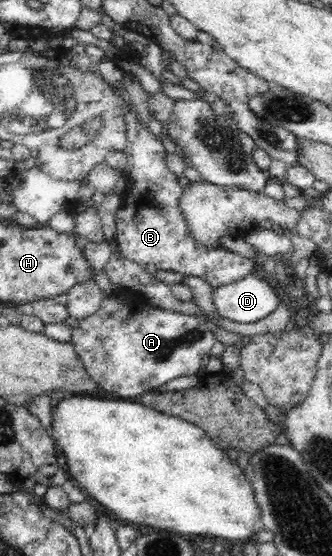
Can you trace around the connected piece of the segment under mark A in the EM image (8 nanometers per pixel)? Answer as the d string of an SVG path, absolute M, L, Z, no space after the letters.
M85 239L80 247L87 257L88 264L91 264L92 273L96 274L95 281L100 286L104 300L100 302L100 308L92 316L78 320L78 327L71 328L70 342L72 342L92 380L99 384L99 388L102 388L104 392L119 396L120 399L137 400L138 394L158 390L158 386L163 388L166 382L170 382L174 378L202 374L205 367L202 366L200 360L204 356L210 356L210 349L216 342L214 332L206 327L206 323L194 315L158 308L148 303L144 296L135 291L110 284L104 271L105 263L109 261L112 254L109 241L90 242Z

